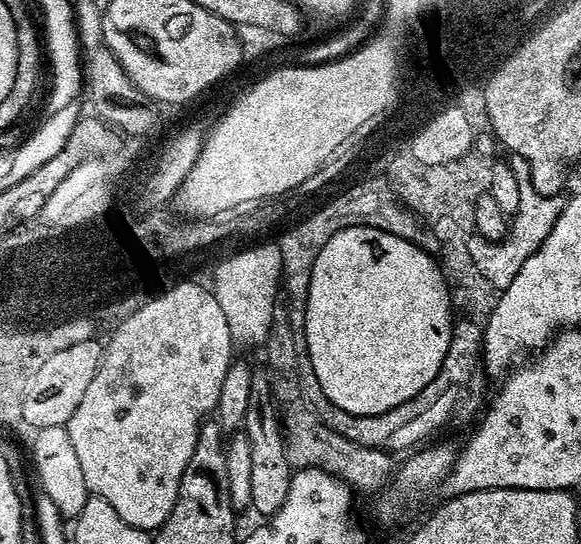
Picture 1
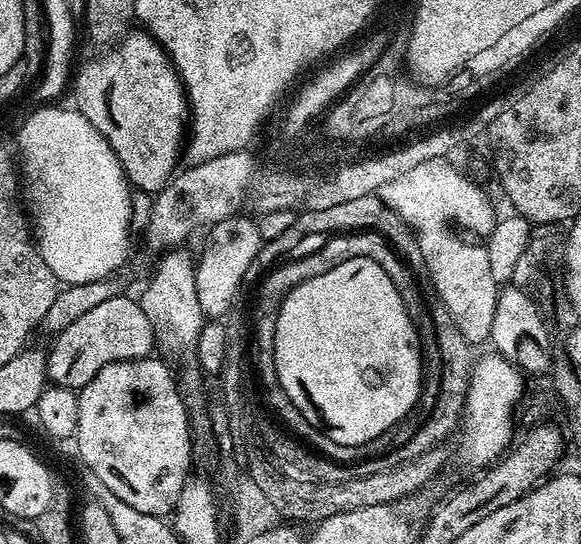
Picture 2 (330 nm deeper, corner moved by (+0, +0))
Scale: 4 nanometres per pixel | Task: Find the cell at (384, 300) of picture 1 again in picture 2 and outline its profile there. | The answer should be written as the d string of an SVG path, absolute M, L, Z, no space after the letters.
M365 256L352 258L342 262L340 266L334 266L334 270L326 270L326 274L318 274L306 282L294 286L281 303L281 312L278 314L278 322L274 330L273 340L274 366L277 370L277 380L282 390L286 392L286 398L297 407L307 424L322 433L326 438L344 446L358 446L369 444L374 438L391 433L392 427L411 410L420 396L420 383L426 380L424 371L424 357L420 347L420 335L416 332L414 322L402 302L402 294L394 290L394 282L390 282L390 274Z

